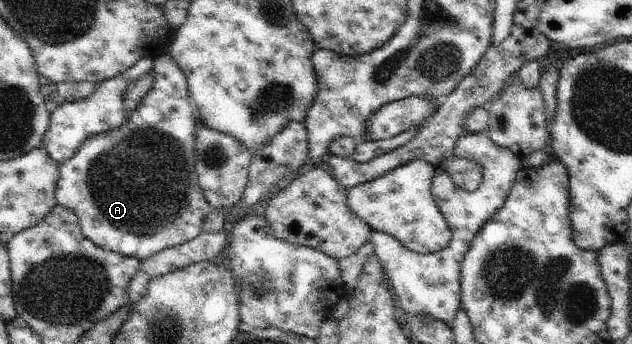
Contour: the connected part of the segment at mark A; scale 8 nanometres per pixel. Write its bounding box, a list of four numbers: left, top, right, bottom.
[55,53,211,261]

